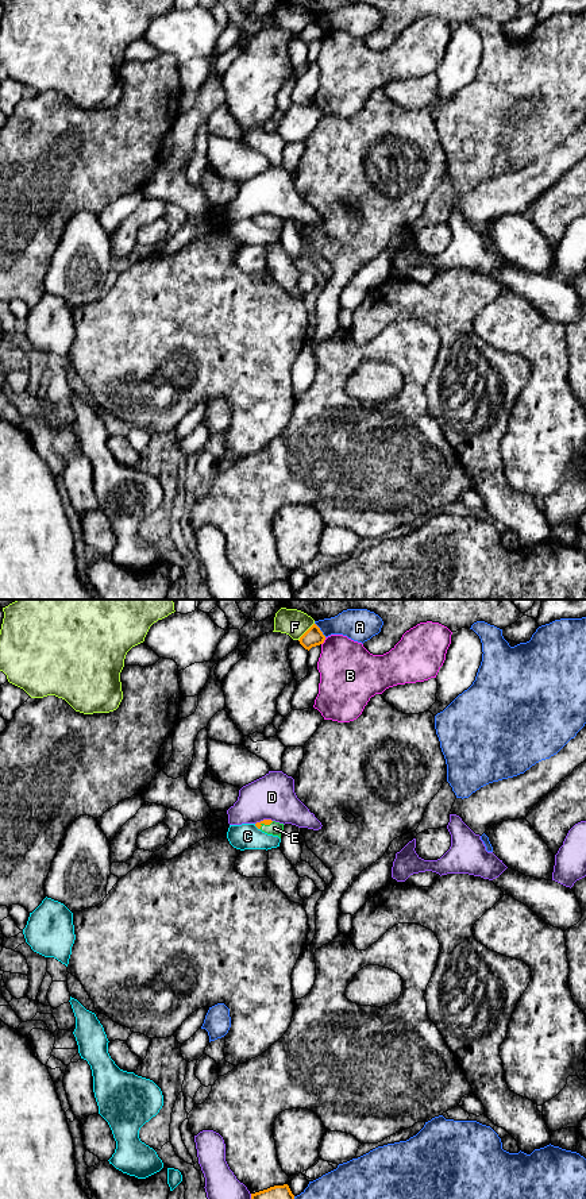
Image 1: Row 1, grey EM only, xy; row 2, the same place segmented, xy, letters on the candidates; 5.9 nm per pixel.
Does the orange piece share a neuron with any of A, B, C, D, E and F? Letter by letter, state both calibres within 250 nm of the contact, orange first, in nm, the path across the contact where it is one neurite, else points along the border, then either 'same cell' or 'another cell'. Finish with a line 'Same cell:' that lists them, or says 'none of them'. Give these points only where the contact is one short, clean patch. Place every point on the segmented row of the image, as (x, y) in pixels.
A: 110 nm thick on the orange side, 190 nm on the other; another cell
B: 110 nm thick on the orange side, 360 nm on the other; another cell
C: 40 nm thick on the orange side, 160 nm on the other; another cell
D: 40 nm thick on the orange side, 280 nm on the other; another cell
E: 40 nm thick on the orange side, 80 nm on the other; runs through xy (258, 825), (266, 824), (274, 828); same cell
F: 110 nm thick on the orange side, 160 nm on the other; another cell
Same cell: E

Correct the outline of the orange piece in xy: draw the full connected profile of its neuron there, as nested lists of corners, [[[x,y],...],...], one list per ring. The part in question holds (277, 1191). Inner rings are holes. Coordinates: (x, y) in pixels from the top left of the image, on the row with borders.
[[[288,1184],[274,1185],[267,1190],[251,1194],[251,1199],[294,1199]]]

